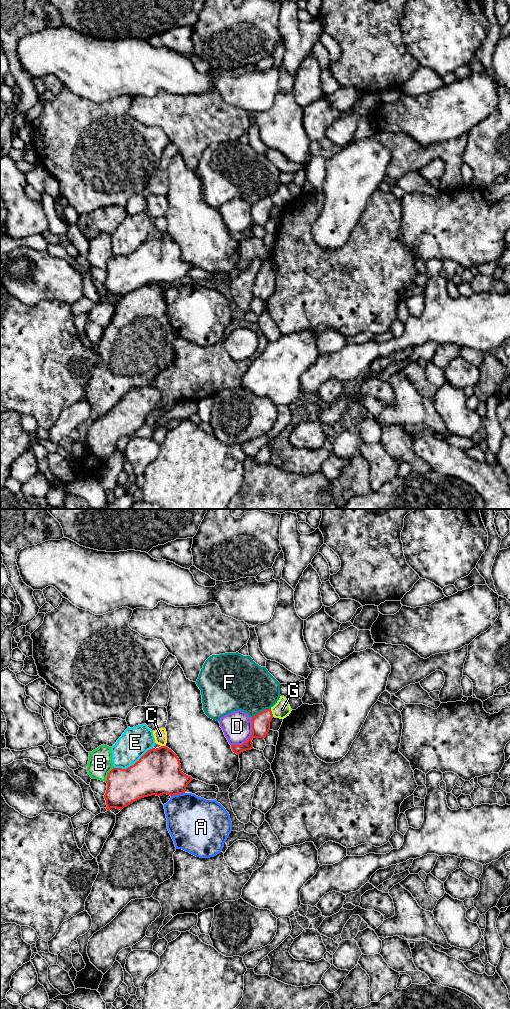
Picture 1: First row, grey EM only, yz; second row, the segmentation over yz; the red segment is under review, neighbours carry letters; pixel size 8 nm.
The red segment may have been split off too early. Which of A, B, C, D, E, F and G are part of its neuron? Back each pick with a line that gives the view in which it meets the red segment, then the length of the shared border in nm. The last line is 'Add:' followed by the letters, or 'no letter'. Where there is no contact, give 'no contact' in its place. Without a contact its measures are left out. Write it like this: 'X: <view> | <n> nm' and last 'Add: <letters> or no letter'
G: yz | 70 nm
Add: G

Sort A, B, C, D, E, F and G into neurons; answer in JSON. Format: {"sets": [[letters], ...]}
{"sets": [["A"], ["B"], ["C", "D"], ["E"], ["F"], ["G"]]}

